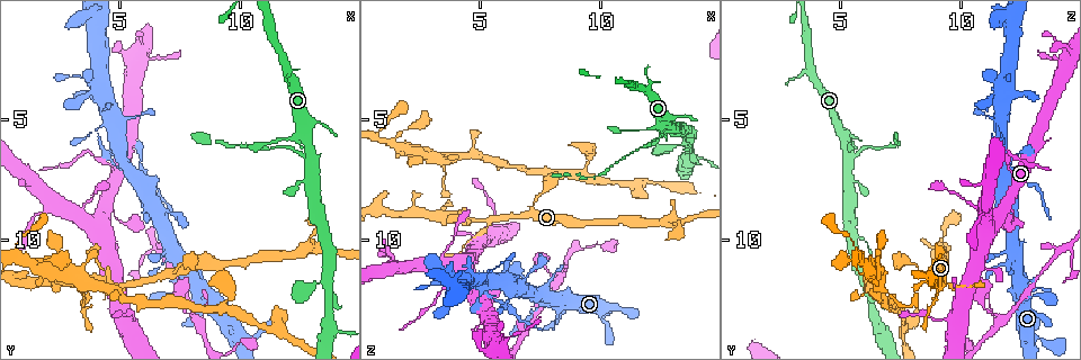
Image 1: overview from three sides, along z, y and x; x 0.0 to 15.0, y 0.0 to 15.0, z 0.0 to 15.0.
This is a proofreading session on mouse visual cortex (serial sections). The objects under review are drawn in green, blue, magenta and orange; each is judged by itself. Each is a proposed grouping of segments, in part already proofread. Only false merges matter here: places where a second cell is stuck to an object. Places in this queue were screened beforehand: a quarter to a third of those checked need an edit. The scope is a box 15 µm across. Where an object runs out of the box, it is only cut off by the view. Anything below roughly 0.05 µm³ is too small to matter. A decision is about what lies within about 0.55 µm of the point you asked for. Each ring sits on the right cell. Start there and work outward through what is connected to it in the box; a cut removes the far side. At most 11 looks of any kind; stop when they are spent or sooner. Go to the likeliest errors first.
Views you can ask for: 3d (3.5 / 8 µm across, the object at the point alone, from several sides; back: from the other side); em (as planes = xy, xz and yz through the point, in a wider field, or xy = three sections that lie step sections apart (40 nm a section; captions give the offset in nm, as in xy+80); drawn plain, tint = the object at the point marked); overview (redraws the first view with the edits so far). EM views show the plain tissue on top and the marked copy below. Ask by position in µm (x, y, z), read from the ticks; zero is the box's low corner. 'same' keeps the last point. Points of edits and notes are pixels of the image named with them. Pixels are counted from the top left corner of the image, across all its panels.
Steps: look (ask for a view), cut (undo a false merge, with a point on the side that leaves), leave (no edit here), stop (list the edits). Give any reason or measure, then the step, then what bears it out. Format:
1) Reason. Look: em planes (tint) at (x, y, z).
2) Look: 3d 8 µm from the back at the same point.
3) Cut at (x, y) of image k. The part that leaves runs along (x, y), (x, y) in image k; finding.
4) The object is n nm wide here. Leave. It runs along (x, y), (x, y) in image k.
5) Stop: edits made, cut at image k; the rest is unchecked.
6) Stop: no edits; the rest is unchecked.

Sharp bend. Look: em planes (tint) at (3.8, 6.4, 12.0).

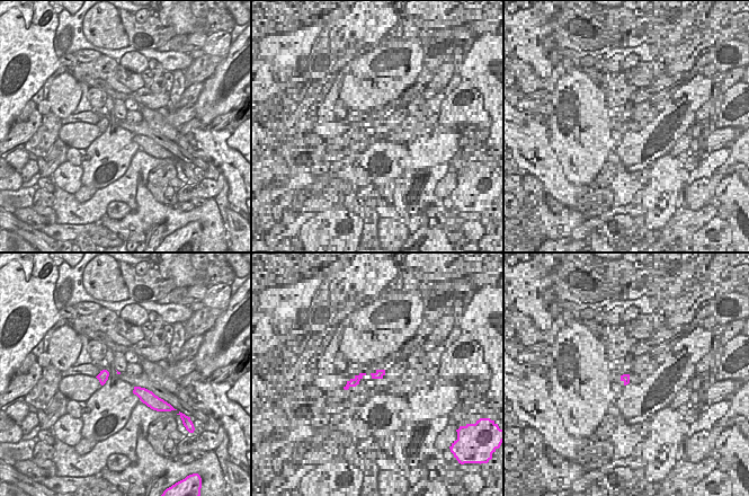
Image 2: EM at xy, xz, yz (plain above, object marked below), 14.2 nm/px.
Look: 3d 3.5 µm at the same point.

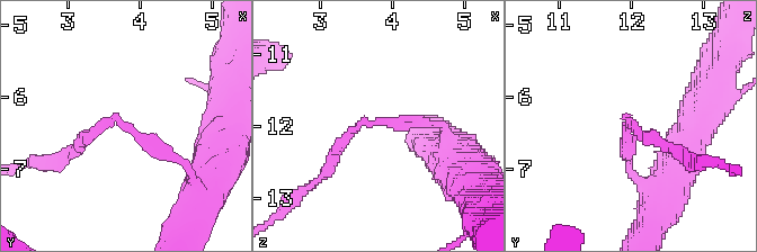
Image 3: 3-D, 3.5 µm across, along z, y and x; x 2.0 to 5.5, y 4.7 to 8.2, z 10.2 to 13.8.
Cut at (95, 131) of image 3. The part that leaves runs along (131, 129), (113, 116), (64, 158) in image 3; two cells meet here.

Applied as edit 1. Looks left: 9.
Three arms meet. Look: 3d 8 µm from the back at (12.9, 6.4, 5.3).

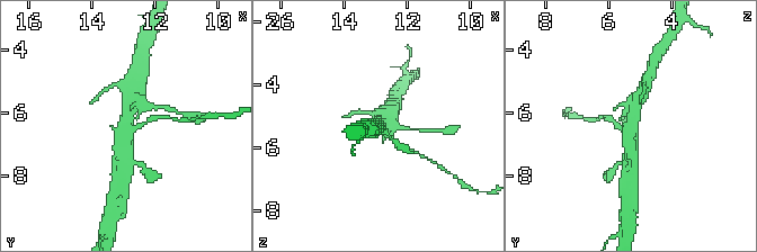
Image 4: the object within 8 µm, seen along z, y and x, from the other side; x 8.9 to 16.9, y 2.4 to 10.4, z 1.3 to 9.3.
Zoom in. Look: 3d 3.5 µm at (12.9, 6.5, 5.4).

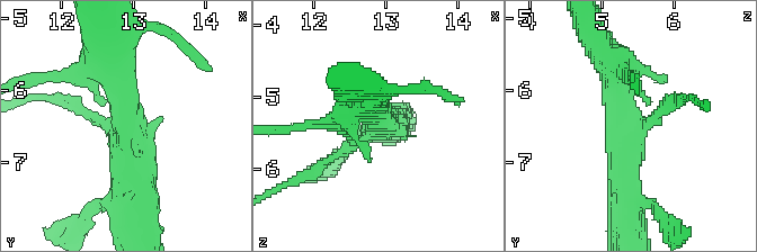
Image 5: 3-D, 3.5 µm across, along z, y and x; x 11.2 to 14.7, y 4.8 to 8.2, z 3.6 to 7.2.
The arms are 150, 350, 400 nm wide. Leave. It runs along (606, 60), (626, 119), (629, 201) in image 5; all the same cell.

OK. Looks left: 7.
Look: 3d 3.5 µm at (13.5, 9.8, 5.4).

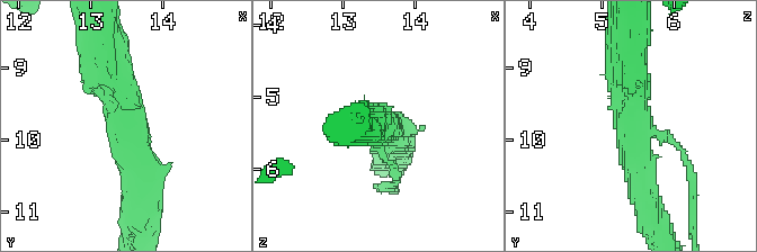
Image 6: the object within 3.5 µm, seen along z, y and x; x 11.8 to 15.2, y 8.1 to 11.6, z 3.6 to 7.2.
3 arms meet here; the arms are 100, 400, 450 nm wide. Look: em xy step 5 (tint) at (13.50, 9.90, 5.45).

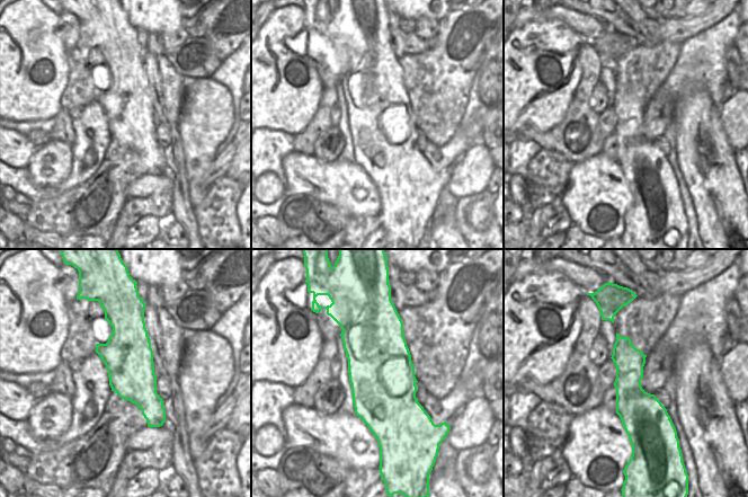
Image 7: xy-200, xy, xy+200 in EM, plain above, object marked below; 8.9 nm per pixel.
Look: em xy step 2 (tint) at the same point.

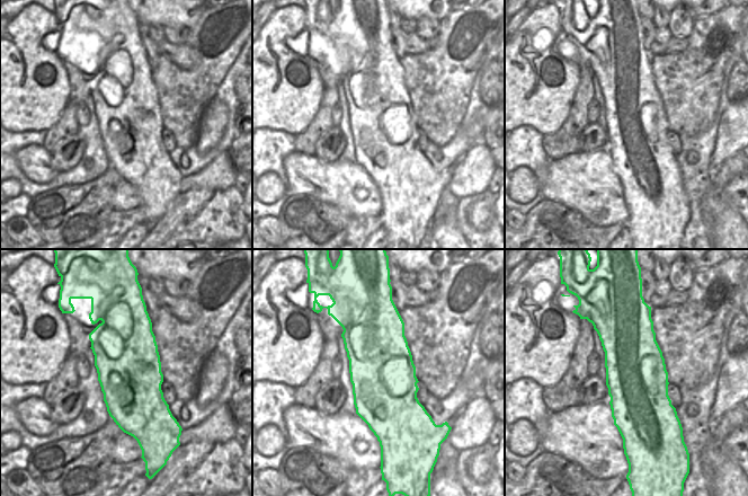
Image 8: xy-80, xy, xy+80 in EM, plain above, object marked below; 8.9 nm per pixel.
Leave. It runs along (116, 57), (144, 203) in image 6; continuous, no second cell.

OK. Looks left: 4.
Arms part here. Look: 3d 8 µm from the back at (5.5, 11.9, 9.1).

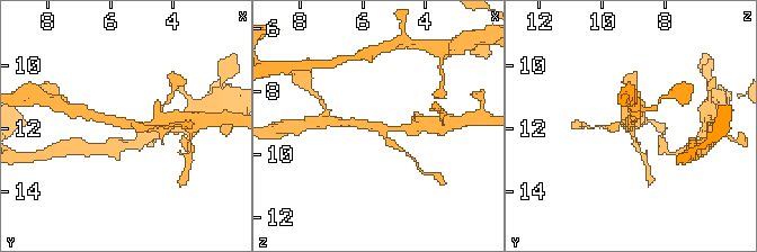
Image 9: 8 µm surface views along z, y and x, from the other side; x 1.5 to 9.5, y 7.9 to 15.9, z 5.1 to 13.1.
Look: em xy step 3 (tint) at (5.4, 11.9, 9.2).

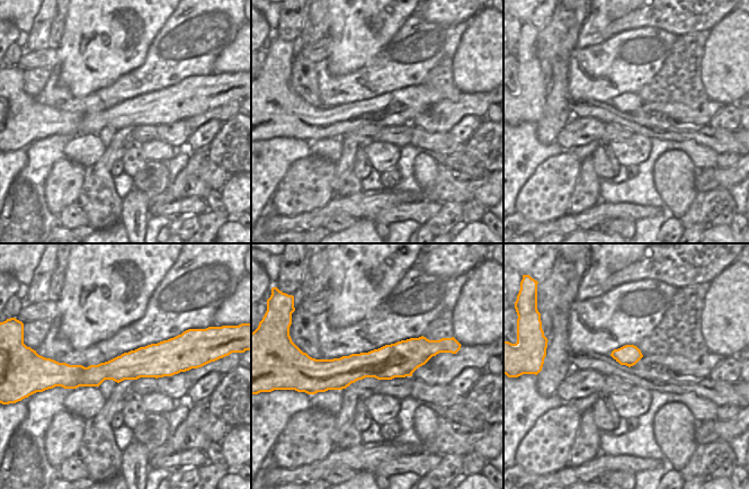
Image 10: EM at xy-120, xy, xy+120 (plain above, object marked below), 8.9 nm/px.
The arms are 250, 250, 250 nm wide. Cut at (397, 146) of image 9. A second cell is stuck on.

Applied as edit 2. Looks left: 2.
Stop: edits made, cut at image 3, cut at image 9; the rest is unchecked.

